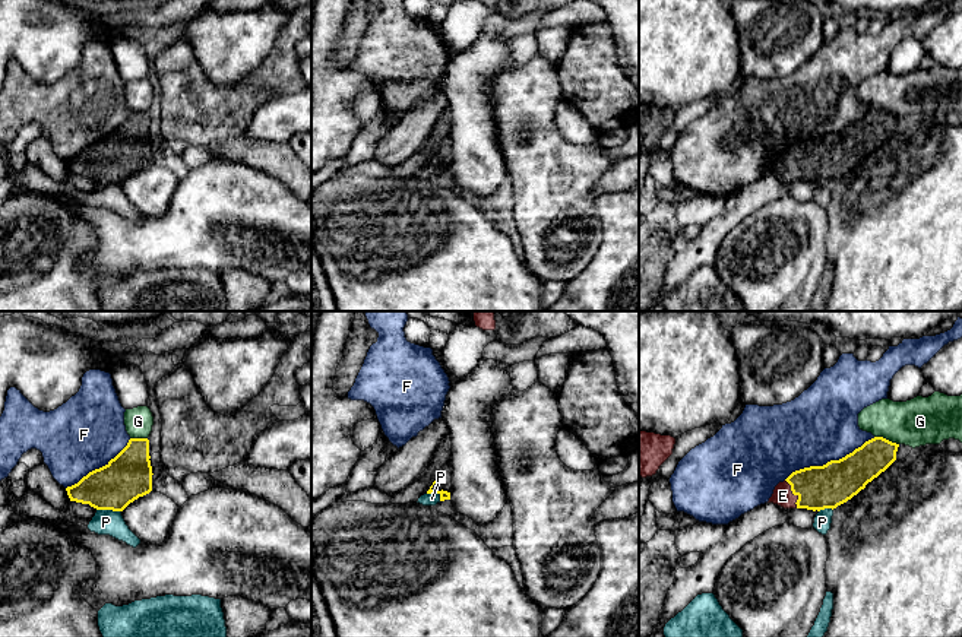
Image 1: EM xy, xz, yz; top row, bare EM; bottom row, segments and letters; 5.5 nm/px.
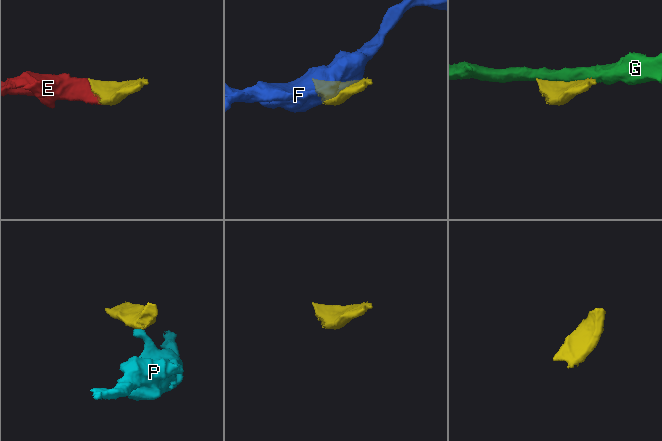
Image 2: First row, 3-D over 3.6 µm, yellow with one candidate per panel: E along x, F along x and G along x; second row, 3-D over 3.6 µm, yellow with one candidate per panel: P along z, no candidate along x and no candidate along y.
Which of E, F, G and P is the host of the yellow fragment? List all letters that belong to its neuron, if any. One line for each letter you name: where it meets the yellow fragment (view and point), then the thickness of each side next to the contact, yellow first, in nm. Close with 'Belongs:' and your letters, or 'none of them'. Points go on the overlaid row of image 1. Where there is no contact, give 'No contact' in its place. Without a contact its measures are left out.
E: Touches yellow at yz (794, 494). Thickness 240 nm (yellow) against 120 nm
Belongs: E

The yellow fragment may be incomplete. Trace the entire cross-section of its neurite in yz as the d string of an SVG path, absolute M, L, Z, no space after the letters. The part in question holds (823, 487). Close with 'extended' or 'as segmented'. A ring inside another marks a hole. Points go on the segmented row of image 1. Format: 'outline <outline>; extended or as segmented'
outline M874 437L839 460L792 472L768 503L820 511L847 503L895 460L899 444Z; extended

